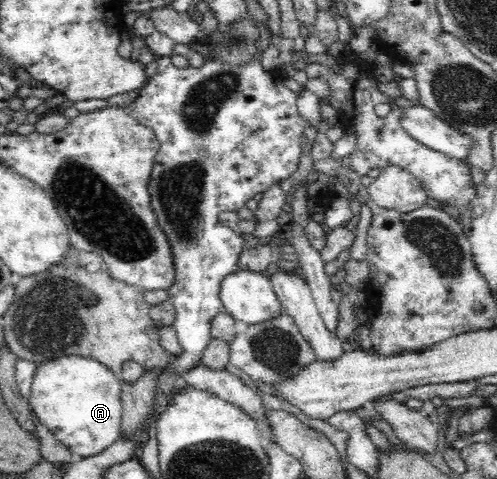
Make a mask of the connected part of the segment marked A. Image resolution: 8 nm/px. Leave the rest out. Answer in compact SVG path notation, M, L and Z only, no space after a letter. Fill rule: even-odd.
M81 355L56 357L37 364L28 402L41 424L71 453L88 458L121 437L122 383L105 364Z

